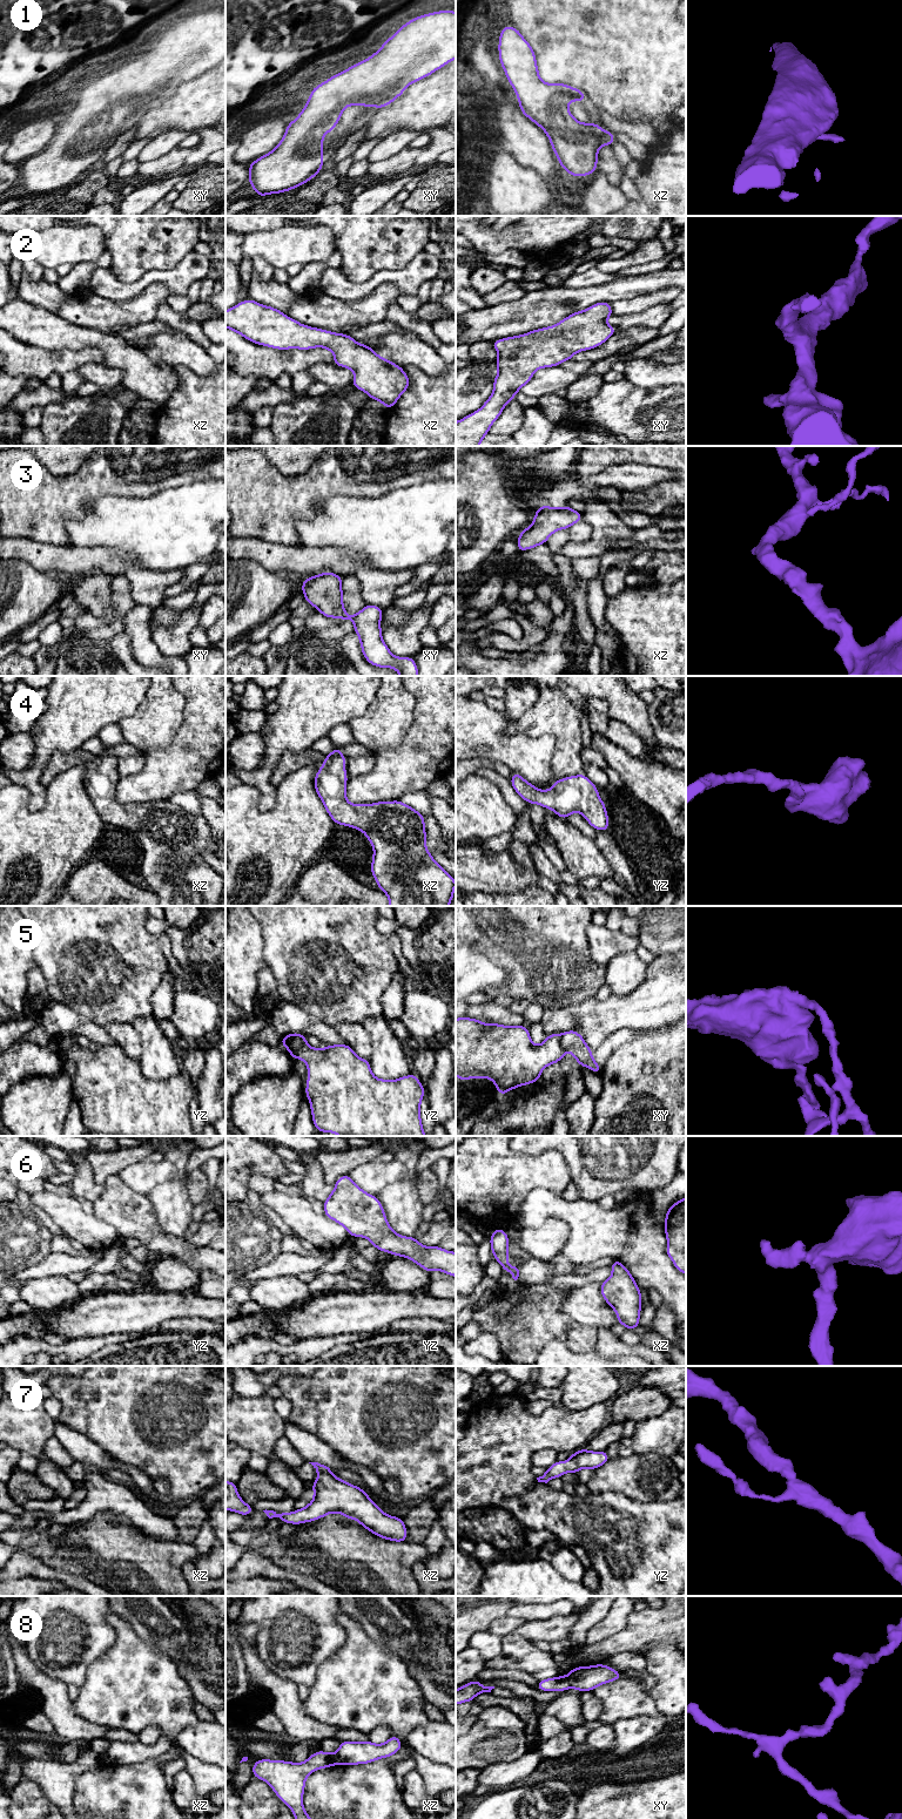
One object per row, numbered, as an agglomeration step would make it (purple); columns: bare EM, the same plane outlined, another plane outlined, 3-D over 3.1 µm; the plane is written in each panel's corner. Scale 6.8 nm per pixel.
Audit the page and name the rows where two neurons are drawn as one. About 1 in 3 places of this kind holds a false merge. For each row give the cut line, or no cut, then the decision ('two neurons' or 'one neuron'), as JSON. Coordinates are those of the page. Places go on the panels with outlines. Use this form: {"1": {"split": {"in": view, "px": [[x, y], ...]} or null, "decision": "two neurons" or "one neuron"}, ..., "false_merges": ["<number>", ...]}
{"1": {"split": null, "decision": "one neuron"}, "2": {"split": null, "decision": "one neuron"}, "3": {"split": null, "decision": "one neuron"}, "4": {"split": null, "decision": "one neuron"}, "5": {"split": {"in": "yz", "px": [[305, 1041], [295, 1048], [289, 1046]]}, "decision": "two neurons"}, "6": {"split": null, "decision": "one neuron"}, "7": {"split": null, "decision": "one neuron"}, "8": {"split": {"in": "xy", "px": [[566, 1676], [570, 1686]]}, "decision": "two neurons"}, "false_merges": ["5", "8"]}

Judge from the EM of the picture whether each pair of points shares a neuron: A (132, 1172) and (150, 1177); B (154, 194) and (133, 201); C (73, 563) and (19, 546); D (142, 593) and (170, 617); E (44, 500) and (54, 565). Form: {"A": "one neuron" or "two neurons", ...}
{"A": "one neuron", "B": "one neuron", "C": "one neuron", "D": "two neurons", "E": "two neurons"}

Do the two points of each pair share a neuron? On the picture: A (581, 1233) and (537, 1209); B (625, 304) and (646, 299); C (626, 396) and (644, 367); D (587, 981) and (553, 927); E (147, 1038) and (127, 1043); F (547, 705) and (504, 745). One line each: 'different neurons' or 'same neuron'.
A: same neuron
B: same neuron
C: different neurons
D: same neuron
E: different neurons
F: different neurons

